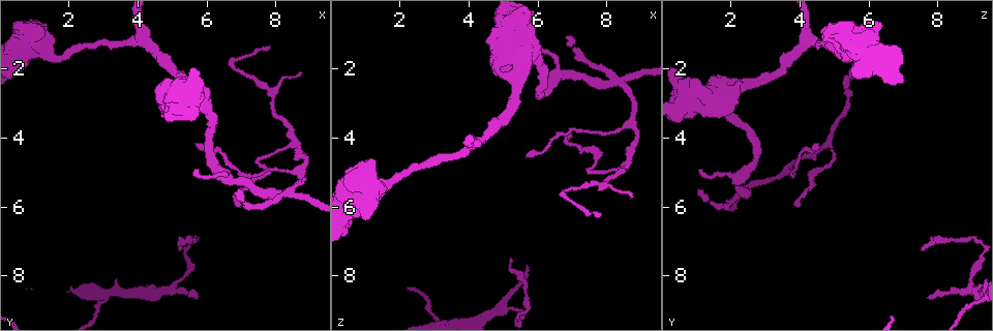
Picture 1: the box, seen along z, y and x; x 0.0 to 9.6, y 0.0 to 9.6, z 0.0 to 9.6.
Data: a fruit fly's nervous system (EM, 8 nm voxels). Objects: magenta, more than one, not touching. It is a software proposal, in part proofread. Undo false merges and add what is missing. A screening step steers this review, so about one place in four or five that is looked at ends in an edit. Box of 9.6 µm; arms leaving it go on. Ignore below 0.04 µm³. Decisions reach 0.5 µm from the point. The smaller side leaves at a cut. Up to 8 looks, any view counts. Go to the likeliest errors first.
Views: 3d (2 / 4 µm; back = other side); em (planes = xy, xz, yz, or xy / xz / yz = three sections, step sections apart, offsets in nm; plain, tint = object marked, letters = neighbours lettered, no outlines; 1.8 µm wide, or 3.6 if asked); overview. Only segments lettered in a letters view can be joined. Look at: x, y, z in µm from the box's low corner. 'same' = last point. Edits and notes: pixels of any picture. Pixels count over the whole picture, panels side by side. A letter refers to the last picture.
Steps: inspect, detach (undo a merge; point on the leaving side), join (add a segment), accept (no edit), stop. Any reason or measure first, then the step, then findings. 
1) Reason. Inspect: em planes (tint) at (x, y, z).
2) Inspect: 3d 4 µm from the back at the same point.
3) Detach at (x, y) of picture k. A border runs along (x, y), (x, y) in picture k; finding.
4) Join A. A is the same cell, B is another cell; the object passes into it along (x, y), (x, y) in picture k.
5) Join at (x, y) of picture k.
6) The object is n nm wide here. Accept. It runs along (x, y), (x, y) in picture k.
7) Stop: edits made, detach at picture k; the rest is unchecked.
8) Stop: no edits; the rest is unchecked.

Thin end. Inspect: 3d 2 µm from the back at (5.65, 8.65, 7.65).

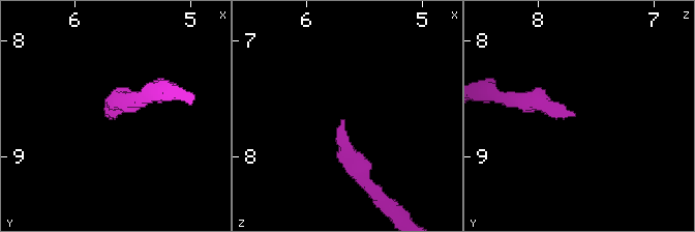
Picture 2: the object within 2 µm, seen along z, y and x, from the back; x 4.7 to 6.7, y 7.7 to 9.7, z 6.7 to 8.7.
Inspect: em yz step 8 (letters) at (5.68, 8.64, 7.70).

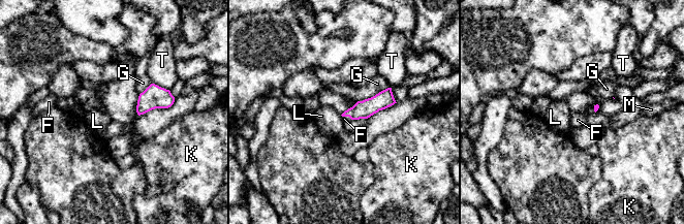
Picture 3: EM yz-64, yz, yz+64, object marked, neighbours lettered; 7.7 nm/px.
Inspect: em planes (letters) at the same point.

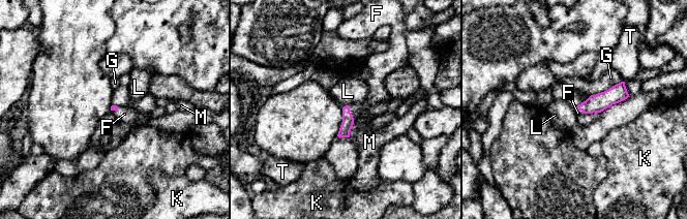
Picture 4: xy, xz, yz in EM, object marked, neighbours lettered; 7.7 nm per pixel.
Join at (377, 95) of picture 4. F is the same cell, G, K, L, M and T are other cells; the object passes into it along (348, 120), (350, 113), (377, 95) in picture 4; it goes on there.

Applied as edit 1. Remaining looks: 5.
Redraw. Inspect: overview.

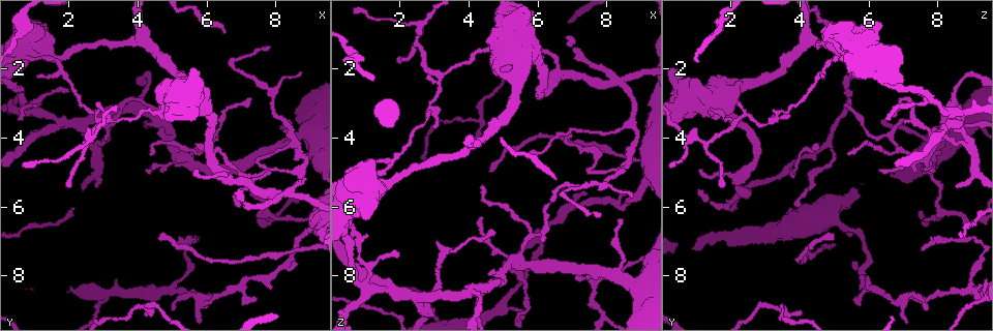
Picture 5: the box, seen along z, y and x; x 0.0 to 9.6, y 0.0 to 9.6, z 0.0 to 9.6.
Touches itself. Inspect: em planes (letters) at (3.10, 3.30, 2.30).

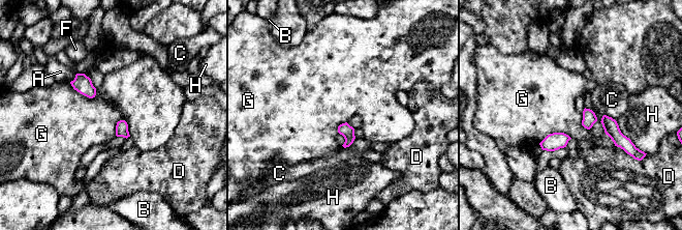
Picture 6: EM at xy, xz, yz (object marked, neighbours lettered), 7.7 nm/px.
The object is 100 nm wide here. Accept. A, B, C, D, F, G and H are other cells; a border runs along (118, 120), (126, 122), (130, 136) in picture 6; all the same neuron.

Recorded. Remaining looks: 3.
A fork. Inspect: em 3.6 µm planes (plain) at (8.15, 5.65, 2.40).

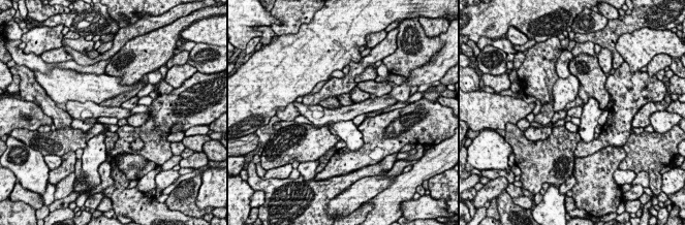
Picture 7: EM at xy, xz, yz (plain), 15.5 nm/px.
Inspect: em 3.6 µm planes (letters) at the same point.

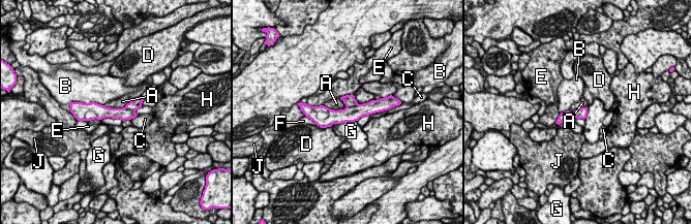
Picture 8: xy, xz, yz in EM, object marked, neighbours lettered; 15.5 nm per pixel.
The object is 170 nm wide here. Detach at (350, 101) of picture 8. A, B, C, D, E, F, G, H and J are other cells; two neurons meet here.

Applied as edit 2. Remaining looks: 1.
Stop: edits made, join at picture 4, detach at picture 8; the rest is unchecked.

